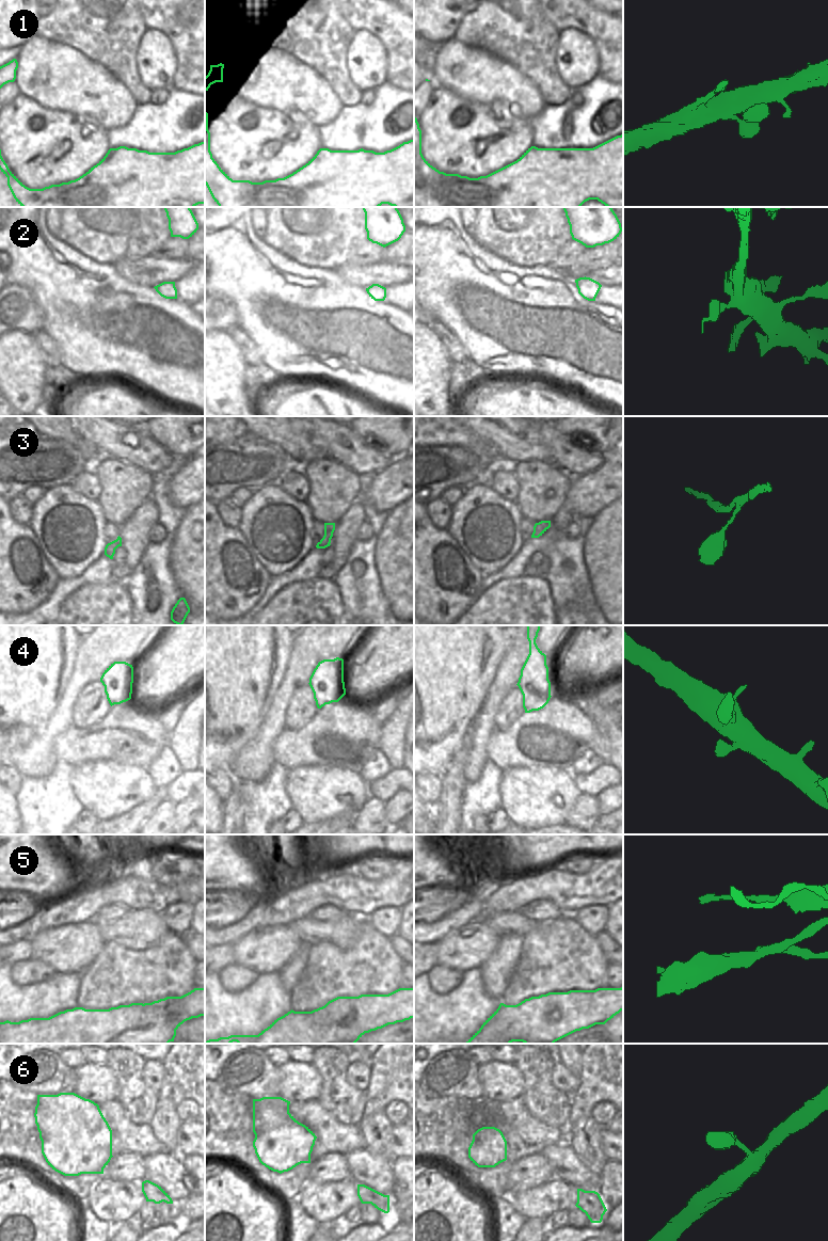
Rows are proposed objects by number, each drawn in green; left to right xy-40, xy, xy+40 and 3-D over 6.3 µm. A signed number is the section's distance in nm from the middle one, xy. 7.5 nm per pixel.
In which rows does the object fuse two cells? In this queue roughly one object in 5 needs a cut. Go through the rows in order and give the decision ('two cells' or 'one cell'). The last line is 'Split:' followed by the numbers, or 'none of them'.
1: one cell
2: one cell
3: one cell
4: one cell
5: two cells
6: one cell
Split: 5

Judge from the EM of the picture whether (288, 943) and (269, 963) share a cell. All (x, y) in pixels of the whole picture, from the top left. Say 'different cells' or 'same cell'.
same cell

